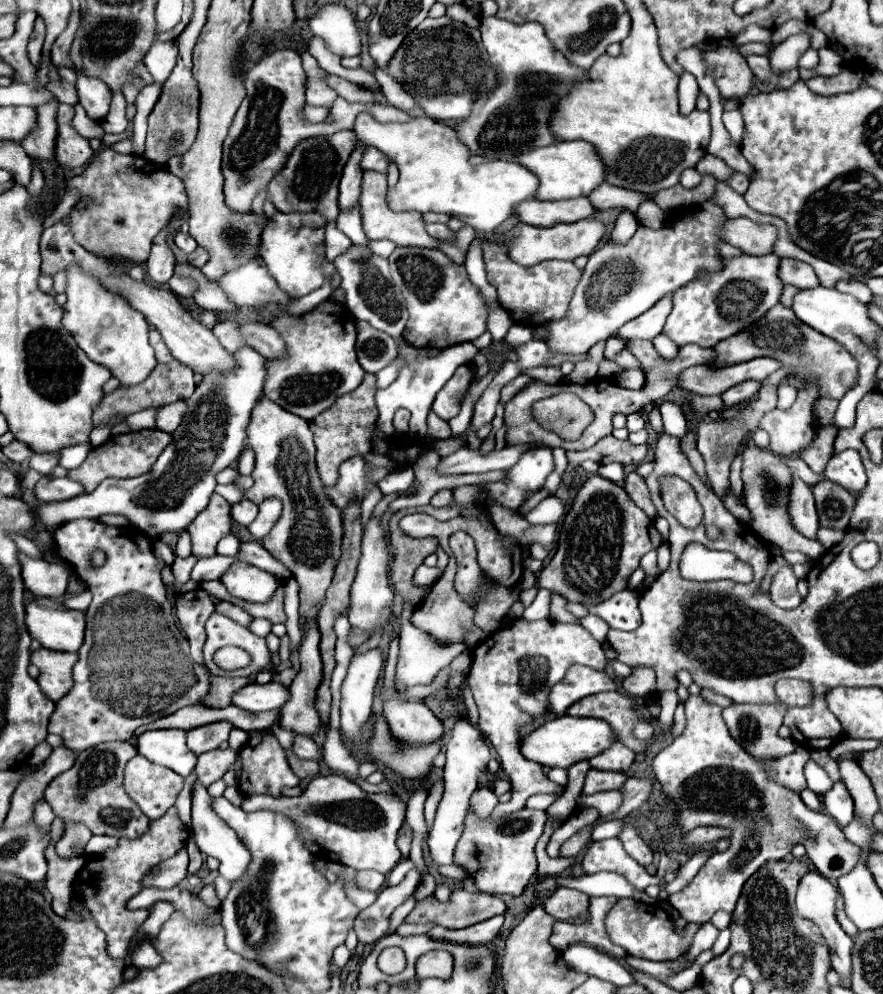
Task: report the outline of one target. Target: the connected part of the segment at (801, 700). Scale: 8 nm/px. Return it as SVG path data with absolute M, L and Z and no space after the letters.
M782 678L776 682L776 694L786 706L806 706L812 702L812 684L796 678Z

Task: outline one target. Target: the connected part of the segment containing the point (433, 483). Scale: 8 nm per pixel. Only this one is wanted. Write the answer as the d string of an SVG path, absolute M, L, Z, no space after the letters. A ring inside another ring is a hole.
M430 450L426 452L414 466L414 474L416 474L416 482L420 484L416 494L408 494L408 496L400 496L398 500L394 500L390 504L390 510L402 510L402 508L410 508L410 506L424 506L430 502L430 498L442 490L454 490L458 486L466 486L466 484L482 484L485 482L497 482L506 477L506 471L490 471L482 474L458 474L458 476L440 476L436 472L436 462L440 460L440 456Z

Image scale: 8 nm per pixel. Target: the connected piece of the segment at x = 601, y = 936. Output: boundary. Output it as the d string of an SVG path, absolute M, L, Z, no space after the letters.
M594 898L589 904L590 920L588 923L576 925L556 922L552 936L550 936L550 944L556 950L564 950L572 944L590 944L614 958L624 958L626 952L620 946L612 944L604 930L604 916L612 908L612 904L616 904L616 898Z

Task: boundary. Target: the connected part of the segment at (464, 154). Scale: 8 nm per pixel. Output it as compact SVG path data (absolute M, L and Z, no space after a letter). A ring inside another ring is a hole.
M362 112L356 118L354 132L365 146L378 148L398 166L400 180L396 188L388 190L388 204L394 212L402 212L402 210L416 210L422 214L444 212L444 214L460 218L462 222L478 230L476 240L470 244L464 266L470 274L470 280L474 282L474 286L480 290L480 294L486 300L486 306L490 312L486 328L492 334L492 340L504 340L514 320L504 308L498 306L496 288L492 288L492 284L486 280L480 240L492 238L492 230L500 226L508 216L512 216L514 208L520 202L534 198L540 184L536 174L518 162L504 162L504 160L472 166L468 162L470 152L458 140L456 130L428 116L412 118L406 124L380 124L374 120L372 114Z

